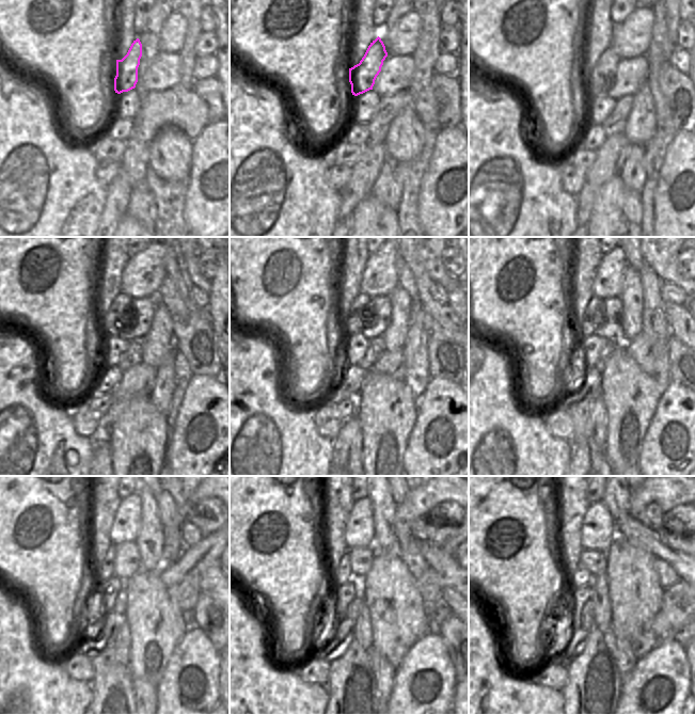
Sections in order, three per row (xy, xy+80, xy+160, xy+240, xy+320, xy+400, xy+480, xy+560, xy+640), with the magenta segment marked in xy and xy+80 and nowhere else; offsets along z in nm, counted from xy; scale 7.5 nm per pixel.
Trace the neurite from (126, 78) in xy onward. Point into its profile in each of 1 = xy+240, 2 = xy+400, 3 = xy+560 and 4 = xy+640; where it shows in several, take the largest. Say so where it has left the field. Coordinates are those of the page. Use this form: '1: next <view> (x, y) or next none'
1: next xy+240 (120, 318)
2: next xy+400 (587, 326)
3: next xy+560 (343, 574)
4: next xy+640 (581, 577)

